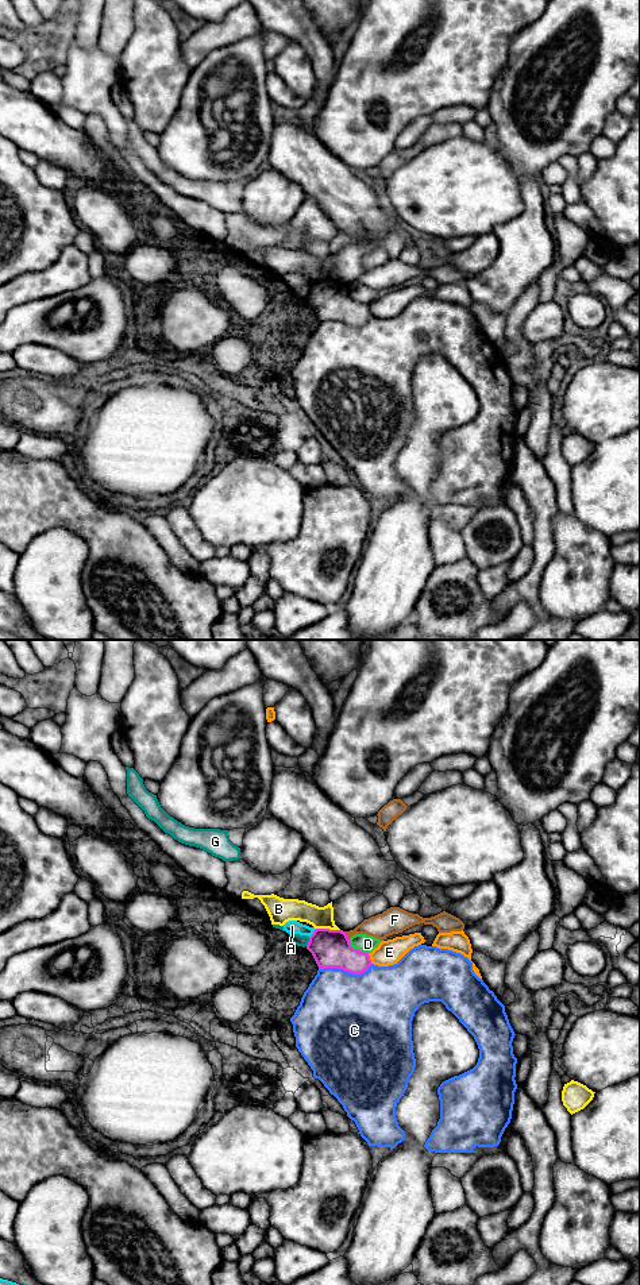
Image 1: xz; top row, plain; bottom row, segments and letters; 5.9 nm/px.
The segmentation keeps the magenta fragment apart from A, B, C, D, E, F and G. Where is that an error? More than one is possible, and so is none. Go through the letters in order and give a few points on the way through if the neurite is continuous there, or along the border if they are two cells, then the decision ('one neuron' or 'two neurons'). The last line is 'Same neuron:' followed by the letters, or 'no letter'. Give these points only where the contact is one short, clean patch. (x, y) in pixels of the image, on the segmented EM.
A: two neurons
B: along xz (316, 927), (339, 930) | two neurons
C: two neurons
D: along xz (349, 940), (354, 948), (367, 953) | two neurons
E: two neurons
F: two neurons
G: along xz (309, 937), (305, 945) | two neurons
Same neuron: no letter

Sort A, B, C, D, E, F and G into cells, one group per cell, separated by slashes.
A / B / C / D G / E / F

